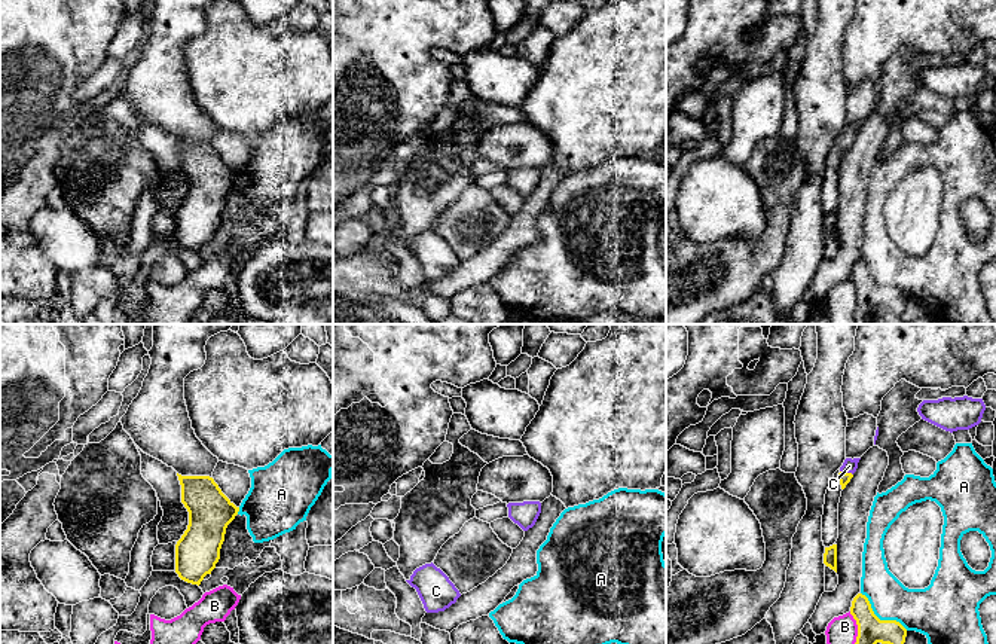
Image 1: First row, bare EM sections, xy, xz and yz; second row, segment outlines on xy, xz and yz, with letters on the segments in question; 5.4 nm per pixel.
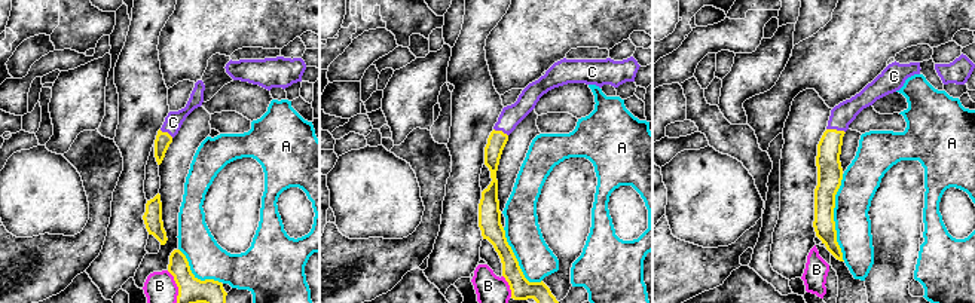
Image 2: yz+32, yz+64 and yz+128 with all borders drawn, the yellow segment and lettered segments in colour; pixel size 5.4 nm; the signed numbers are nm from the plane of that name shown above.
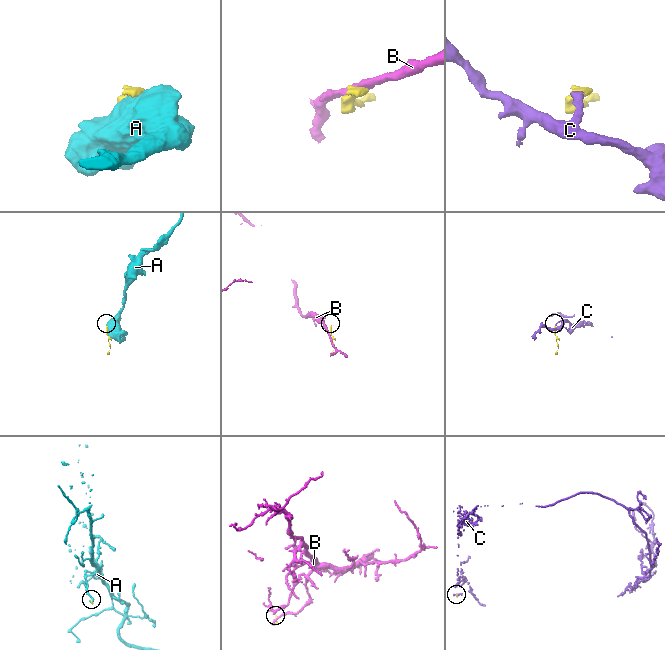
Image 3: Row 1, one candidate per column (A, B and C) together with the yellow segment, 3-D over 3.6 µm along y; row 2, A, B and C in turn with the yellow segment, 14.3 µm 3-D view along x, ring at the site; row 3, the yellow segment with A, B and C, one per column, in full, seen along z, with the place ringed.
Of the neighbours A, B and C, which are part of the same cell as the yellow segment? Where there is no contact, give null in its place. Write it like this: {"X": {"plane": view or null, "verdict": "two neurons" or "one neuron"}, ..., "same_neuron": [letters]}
{"A": {"plane": "yz", "verdict": "two neurons"}, "B": {"plane": "yz", "verdict": "two neurons"}, "C": {"plane": "yz", "verdict": "one neuron"}, "same_neuron": ["C"]}

